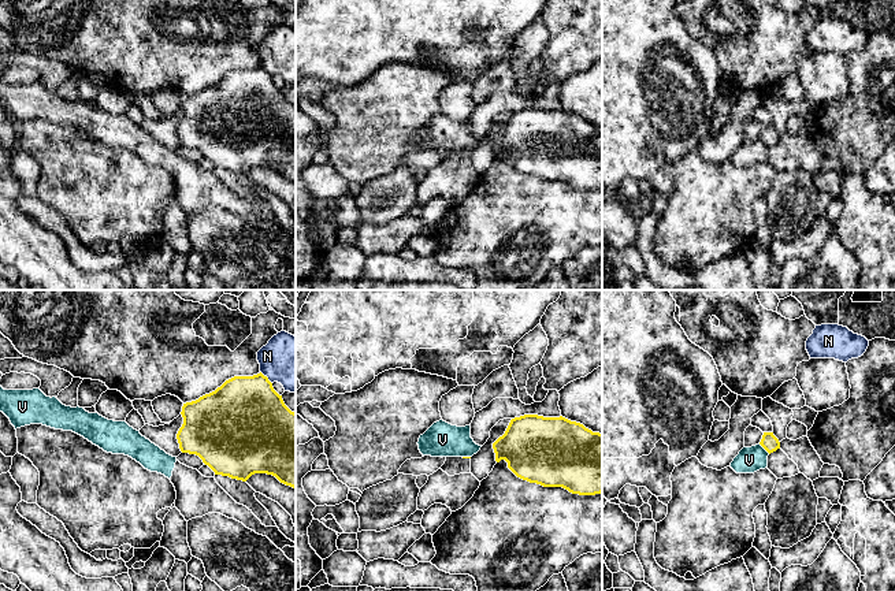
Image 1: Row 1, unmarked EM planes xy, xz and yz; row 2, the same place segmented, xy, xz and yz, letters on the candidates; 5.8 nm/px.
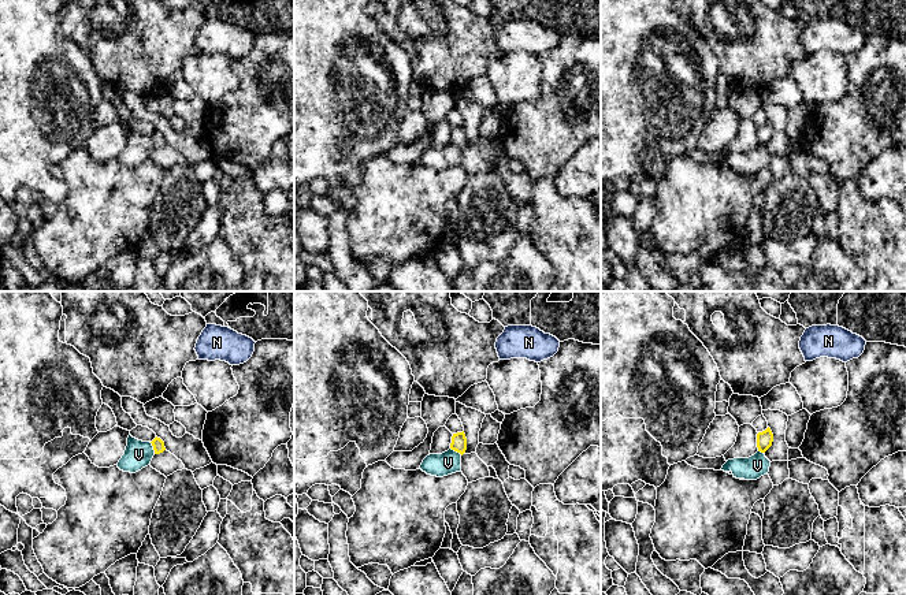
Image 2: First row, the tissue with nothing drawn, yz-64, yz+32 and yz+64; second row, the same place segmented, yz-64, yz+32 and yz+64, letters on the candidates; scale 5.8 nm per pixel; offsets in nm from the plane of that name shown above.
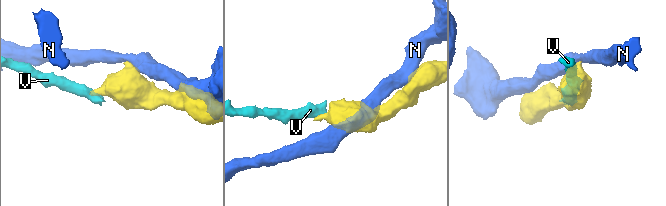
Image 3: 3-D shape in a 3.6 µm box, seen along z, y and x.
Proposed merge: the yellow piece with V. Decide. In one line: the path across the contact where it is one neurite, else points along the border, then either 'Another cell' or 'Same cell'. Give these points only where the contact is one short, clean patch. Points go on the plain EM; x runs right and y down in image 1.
Boundary: yz (760, 137), (769, 147). Another cell

